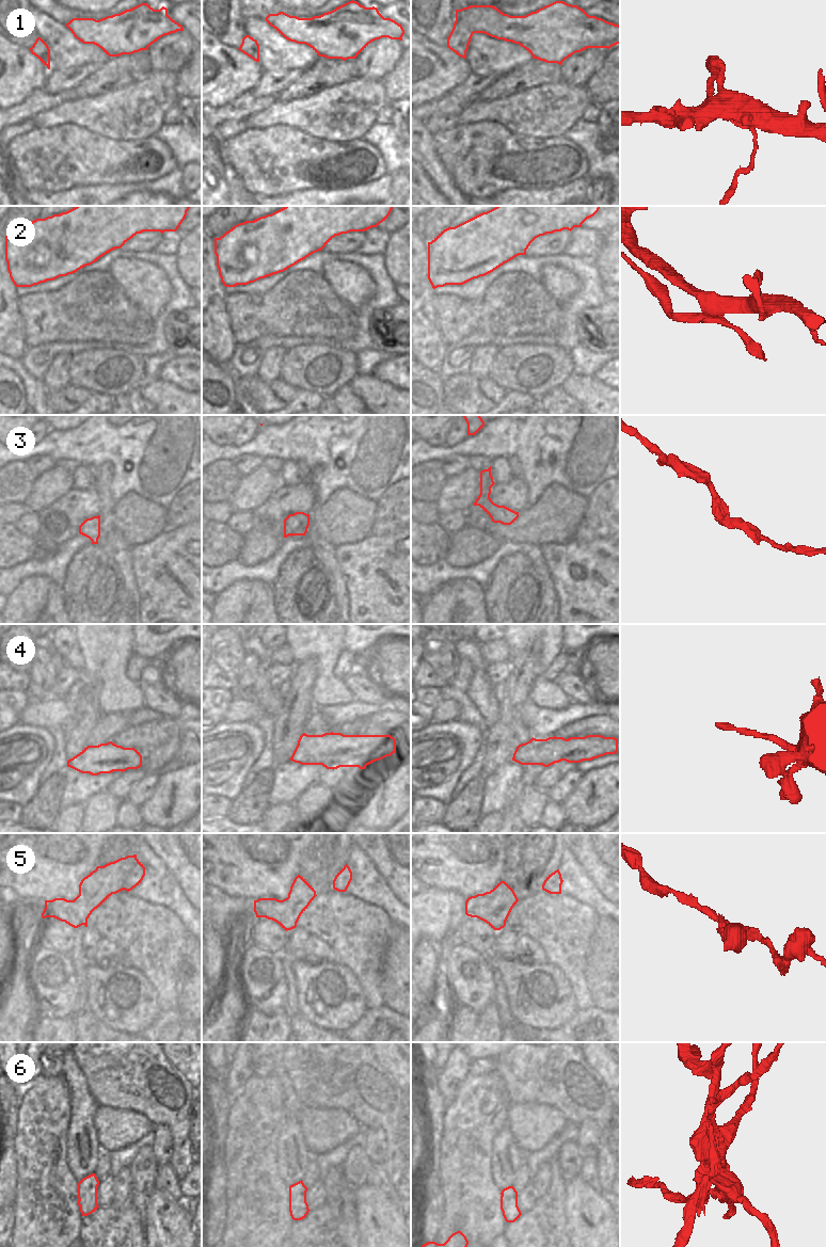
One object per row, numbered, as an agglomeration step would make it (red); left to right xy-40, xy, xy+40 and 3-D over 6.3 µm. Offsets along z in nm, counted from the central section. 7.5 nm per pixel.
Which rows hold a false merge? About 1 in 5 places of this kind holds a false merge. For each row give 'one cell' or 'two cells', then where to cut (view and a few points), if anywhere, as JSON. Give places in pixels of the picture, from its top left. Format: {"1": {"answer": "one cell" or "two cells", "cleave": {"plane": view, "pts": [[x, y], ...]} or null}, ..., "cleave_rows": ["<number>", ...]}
{"1": {"answer": "one cell", "cleave": null}, "2": {"answer": "one cell", "cleave": null}, "3": {"answer": "one cell", "cleave": null}, "4": {"answer": "one cell", "cleave": null}, "5": {"answer": "one cell", "cleave": null}, "6": {"answer": "two cells", "cleave": {"plane": "xy+40", "pts": [[501, 1196], [502, 1211]]}}, "cleave_rows": ["6"]}

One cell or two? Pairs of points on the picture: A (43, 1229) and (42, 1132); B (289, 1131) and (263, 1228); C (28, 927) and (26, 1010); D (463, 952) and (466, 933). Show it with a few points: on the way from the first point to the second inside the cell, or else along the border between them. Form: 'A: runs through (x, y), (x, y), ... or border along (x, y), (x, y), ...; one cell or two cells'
A: runs through (43, 1204), (42, 1156); one cell
B: border along (275, 1147), (275, 1167), (278, 1173), (288, 1186); two cells
C: runs through (20, 947), (20, 990); one cell
D: border along (460, 941), (482, 955); two cells

